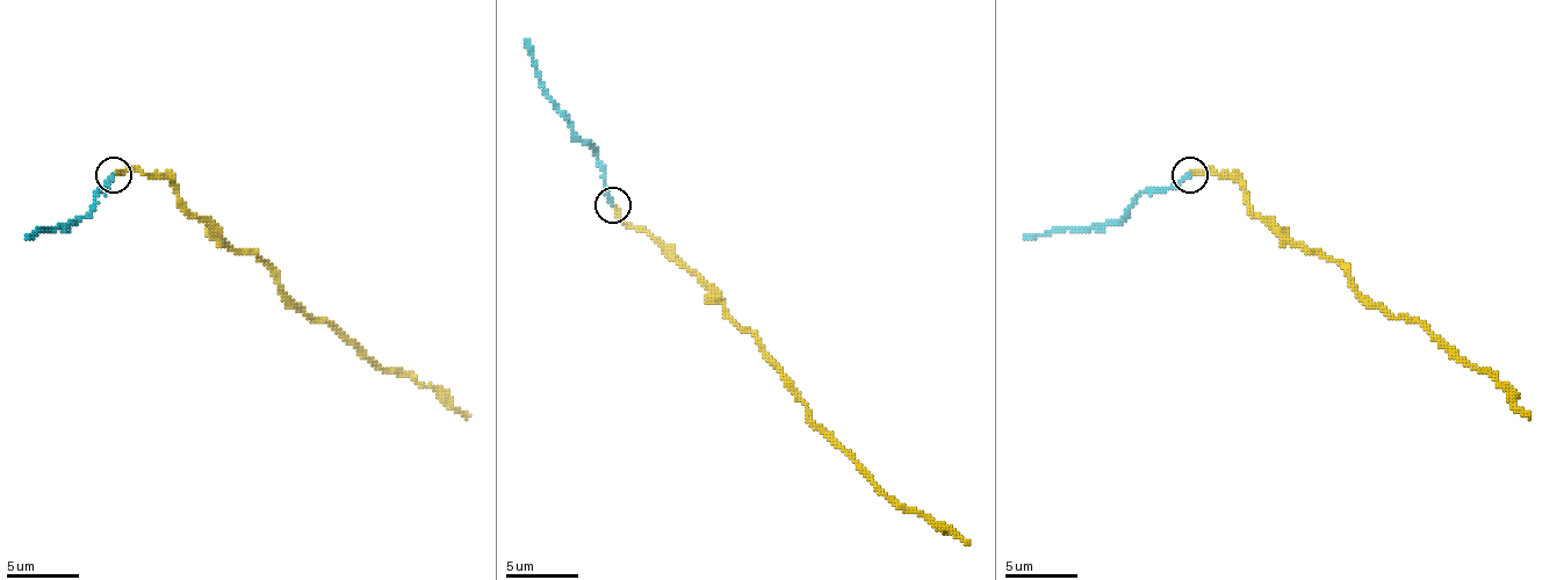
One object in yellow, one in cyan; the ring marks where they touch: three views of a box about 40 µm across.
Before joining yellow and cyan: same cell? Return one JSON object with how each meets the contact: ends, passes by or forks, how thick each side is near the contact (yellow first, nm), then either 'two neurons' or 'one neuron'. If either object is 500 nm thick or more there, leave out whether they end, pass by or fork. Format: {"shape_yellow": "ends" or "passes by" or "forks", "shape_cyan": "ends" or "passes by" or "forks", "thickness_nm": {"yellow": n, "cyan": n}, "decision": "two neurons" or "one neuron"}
{"shape_yellow": "ends", "shape_cyan": "ends", "thickness_nm": {"yellow": 200, "cyan": 170}, "decision": "one neuron"}

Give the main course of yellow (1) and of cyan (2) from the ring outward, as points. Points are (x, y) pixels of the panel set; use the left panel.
1: (113, 174), (163, 174), (224, 243), (260, 256), (311, 318), (325, 318), (469, 415)
2: (113, 174), (94, 207), (73, 224), (41, 227), (26, 239)

